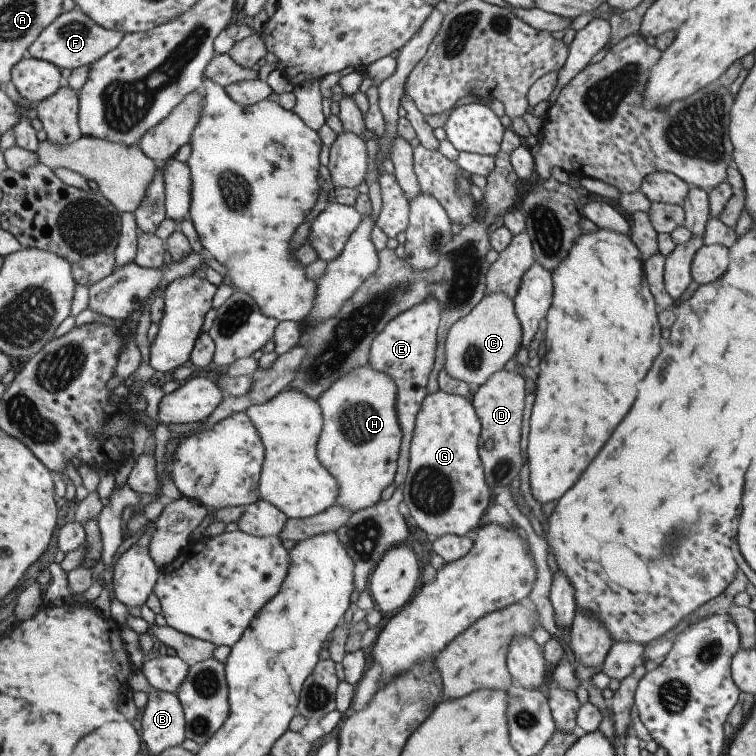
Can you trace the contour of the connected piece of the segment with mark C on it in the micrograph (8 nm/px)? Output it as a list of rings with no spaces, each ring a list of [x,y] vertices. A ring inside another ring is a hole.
[[[506,293],[484,296],[464,318],[450,327],[445,342],[444,370],[473,388],[482,386],[495,372],[502,371],[522,346],[522,329],[516,313],[514,301]]]

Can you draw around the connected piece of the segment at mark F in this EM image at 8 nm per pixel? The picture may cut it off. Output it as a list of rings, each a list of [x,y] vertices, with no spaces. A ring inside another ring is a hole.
[[[76,7],[70,12],[62,13],[52,24],[45,28],[40,36],[29,48],[30,54],[37,59],[42,59],[55,64],[59,69],[68,68],[74,70],[102,58],[107,52],[114,50],[125,33],[111,31],[96,24],[80,8]]]

